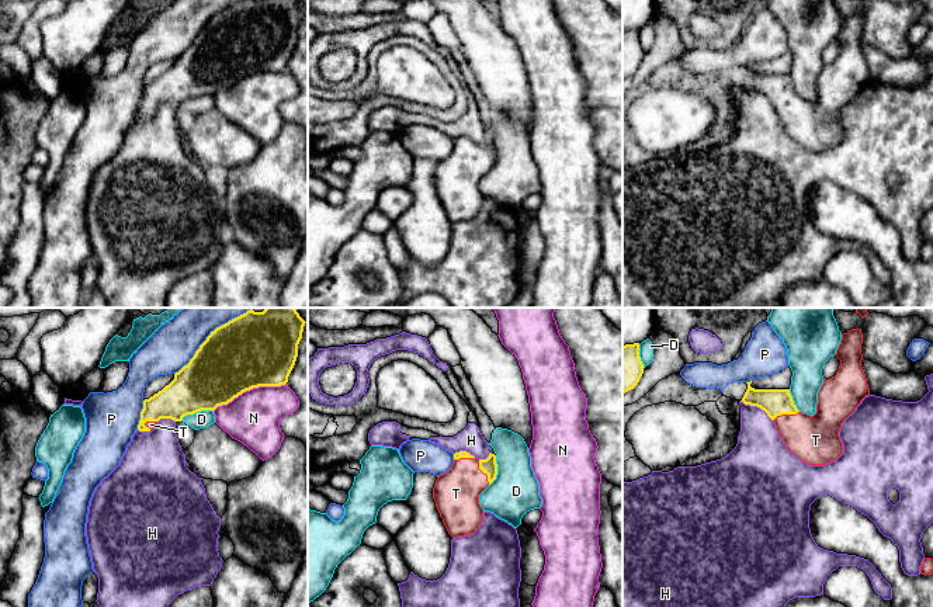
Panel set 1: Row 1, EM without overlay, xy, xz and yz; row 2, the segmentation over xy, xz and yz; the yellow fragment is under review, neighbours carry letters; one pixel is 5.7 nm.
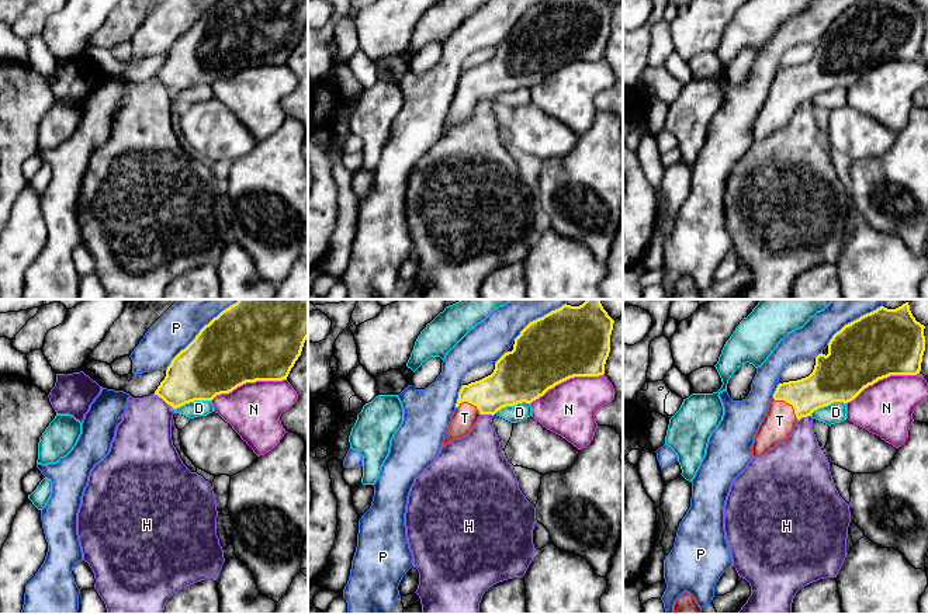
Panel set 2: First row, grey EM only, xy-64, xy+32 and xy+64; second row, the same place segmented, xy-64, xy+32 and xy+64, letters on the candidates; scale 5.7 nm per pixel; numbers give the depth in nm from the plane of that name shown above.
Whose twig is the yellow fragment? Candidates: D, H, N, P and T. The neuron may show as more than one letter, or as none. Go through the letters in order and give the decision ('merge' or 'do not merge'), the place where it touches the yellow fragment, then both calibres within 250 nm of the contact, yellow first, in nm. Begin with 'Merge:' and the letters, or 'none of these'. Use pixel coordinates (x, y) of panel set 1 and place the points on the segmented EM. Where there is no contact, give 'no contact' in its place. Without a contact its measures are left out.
Merge: T
D: do not merge; meets yellow in xy at (196, 412); 340 nm thick on the yellow side, 100 nm on the other
H: do not merge; meets yellow in yz at (758, 406); 160 nm thick on the yellow side, 280 nm on the other
N: do not merge; meets yellow in xy at (249, 389); 440 nm thick on the yellow side, 300 nm on the other
P: do not merge; meets yellow in xy at (210, 335); 420 nm thick on the yellow side, 260 nm on the other
T: merge; meets yellow in xz at (484, 472); 90 nm thick on the yellow side, 260 nm on the other

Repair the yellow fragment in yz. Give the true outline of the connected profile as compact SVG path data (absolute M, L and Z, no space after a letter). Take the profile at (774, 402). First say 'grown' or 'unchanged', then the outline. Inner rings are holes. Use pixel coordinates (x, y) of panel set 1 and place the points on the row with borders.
grown; M852 329L842 334L840 344L835 354L840 360L839 370L835 377L823 379L818 392L816 413L814 416L797 409L790 389L755 389L750 386L752 381L746 382L748 389L740 402L764 410L774 422L787 450L805 464L826 465L836 461L843 454L843 443L839 437L842 423L856 410L861 400L870 395L867 378L861 367L861 344L861 329Z

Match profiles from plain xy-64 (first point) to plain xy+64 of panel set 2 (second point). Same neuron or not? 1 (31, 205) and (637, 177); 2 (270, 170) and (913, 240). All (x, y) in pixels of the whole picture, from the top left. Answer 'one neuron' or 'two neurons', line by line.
1: two neurons
2: one neuron

